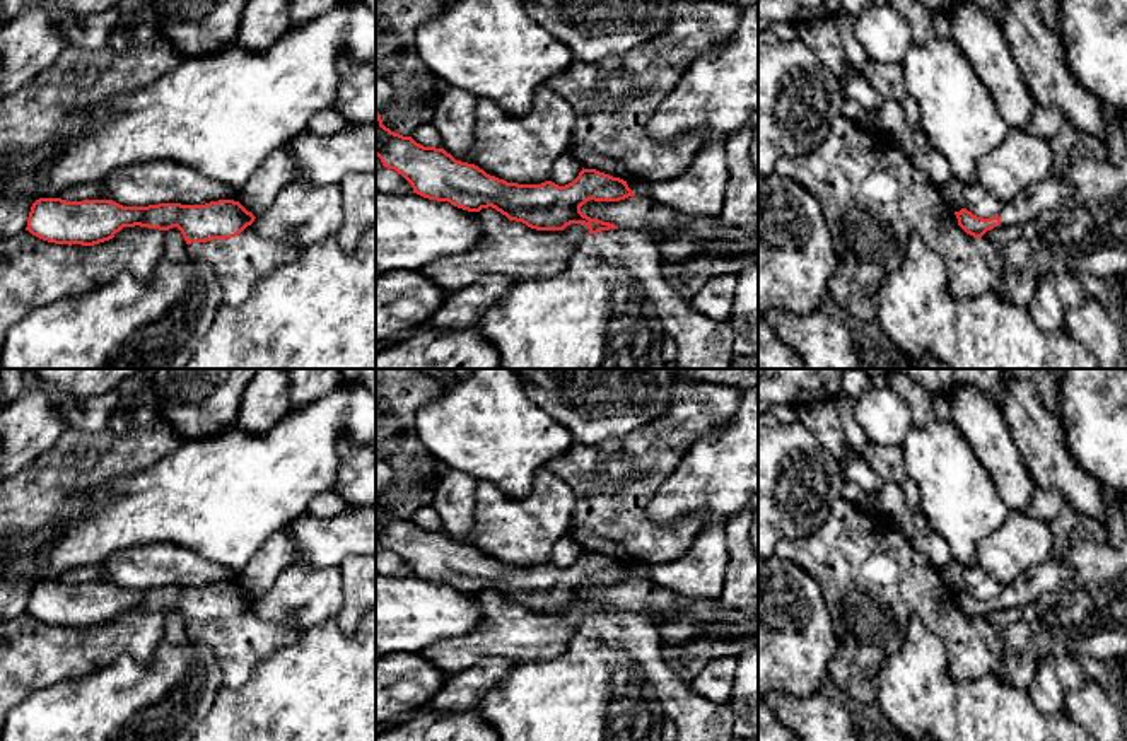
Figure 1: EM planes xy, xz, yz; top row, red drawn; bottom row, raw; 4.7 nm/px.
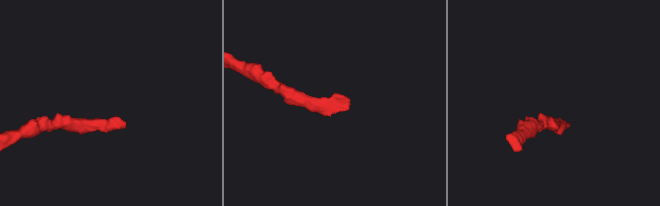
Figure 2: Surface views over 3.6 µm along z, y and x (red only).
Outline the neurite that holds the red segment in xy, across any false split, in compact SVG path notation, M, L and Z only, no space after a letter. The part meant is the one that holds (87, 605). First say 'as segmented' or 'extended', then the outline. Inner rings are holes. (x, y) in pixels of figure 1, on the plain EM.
as segmented; M39 581L31 589L26 613L55 627L94 628L113 621L123 610L140 608L159 613L178 610L186 627L191 627L236 620L254 601L234 582L205 587L123 589L113 582Z

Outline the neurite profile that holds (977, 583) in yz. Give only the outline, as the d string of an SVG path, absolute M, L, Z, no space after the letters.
M977 563L966 569L963 584L968 594L982 601L1001 598L1001 592L1004 589L1004 584L996 581Z

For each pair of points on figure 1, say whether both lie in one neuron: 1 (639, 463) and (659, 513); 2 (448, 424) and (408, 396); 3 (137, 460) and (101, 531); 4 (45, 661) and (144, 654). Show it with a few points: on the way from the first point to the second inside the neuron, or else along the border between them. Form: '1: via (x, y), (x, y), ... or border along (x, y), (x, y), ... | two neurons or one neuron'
1: border along (677, 465), (646, 511), (651, 519), (665, 528) | two neurons
2: border along (422, 405), (417, 415), (417, 437), (424, 444) | two neurons
3: border along (164, 456), (139, 472), (108, 480), (91, 490) | two neurons
4: via (69, 653), (120, 647) | one neuron

